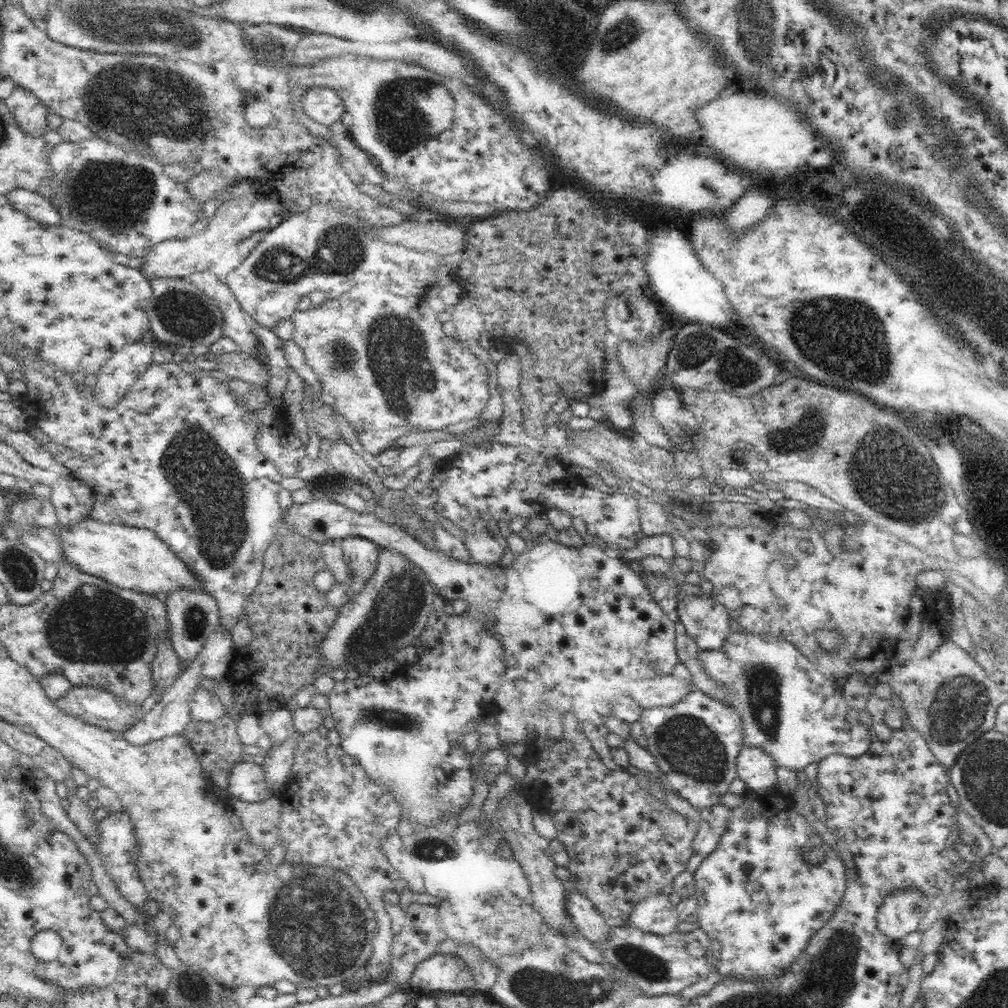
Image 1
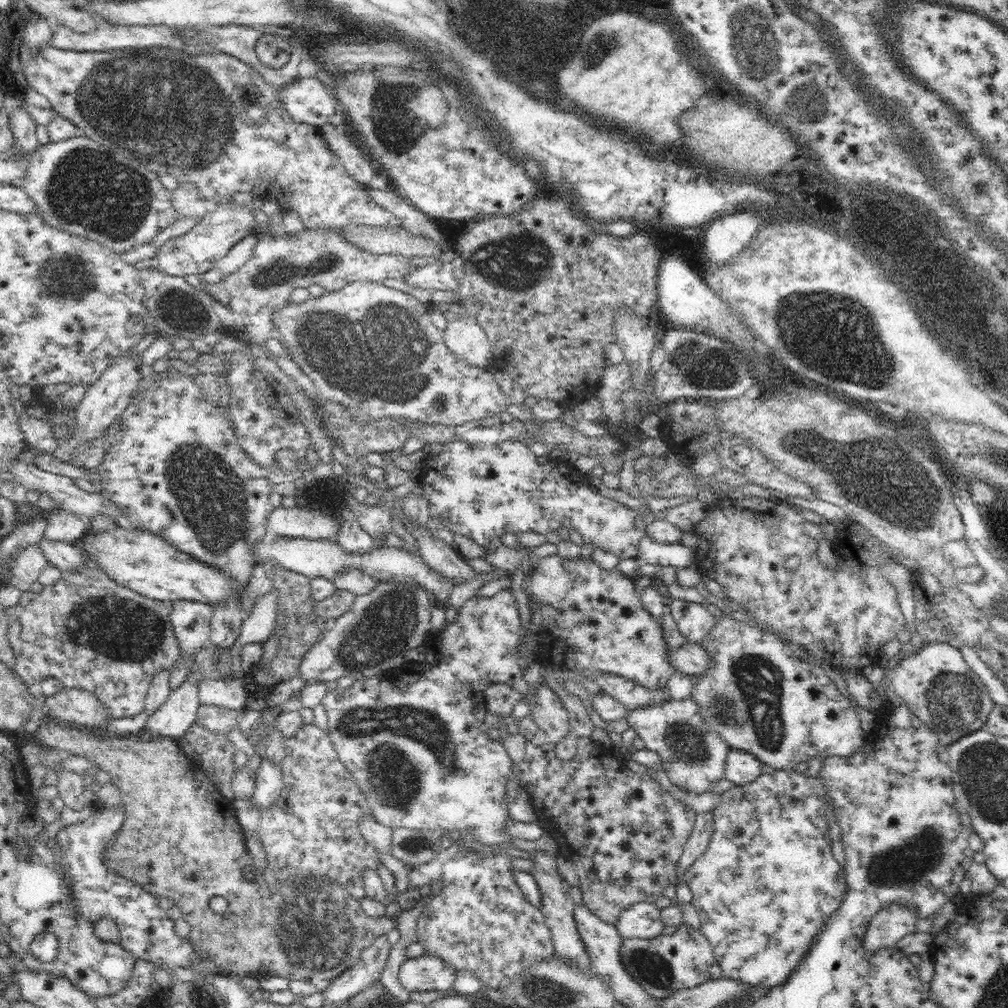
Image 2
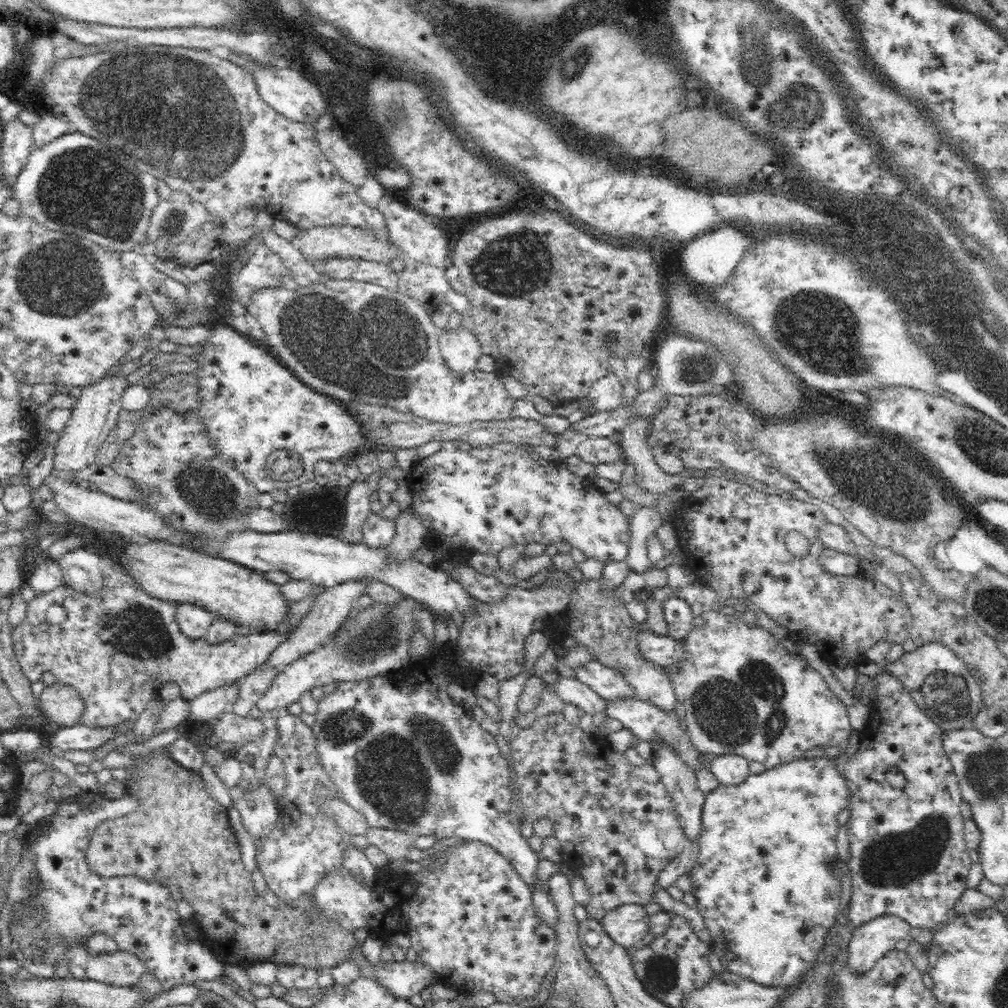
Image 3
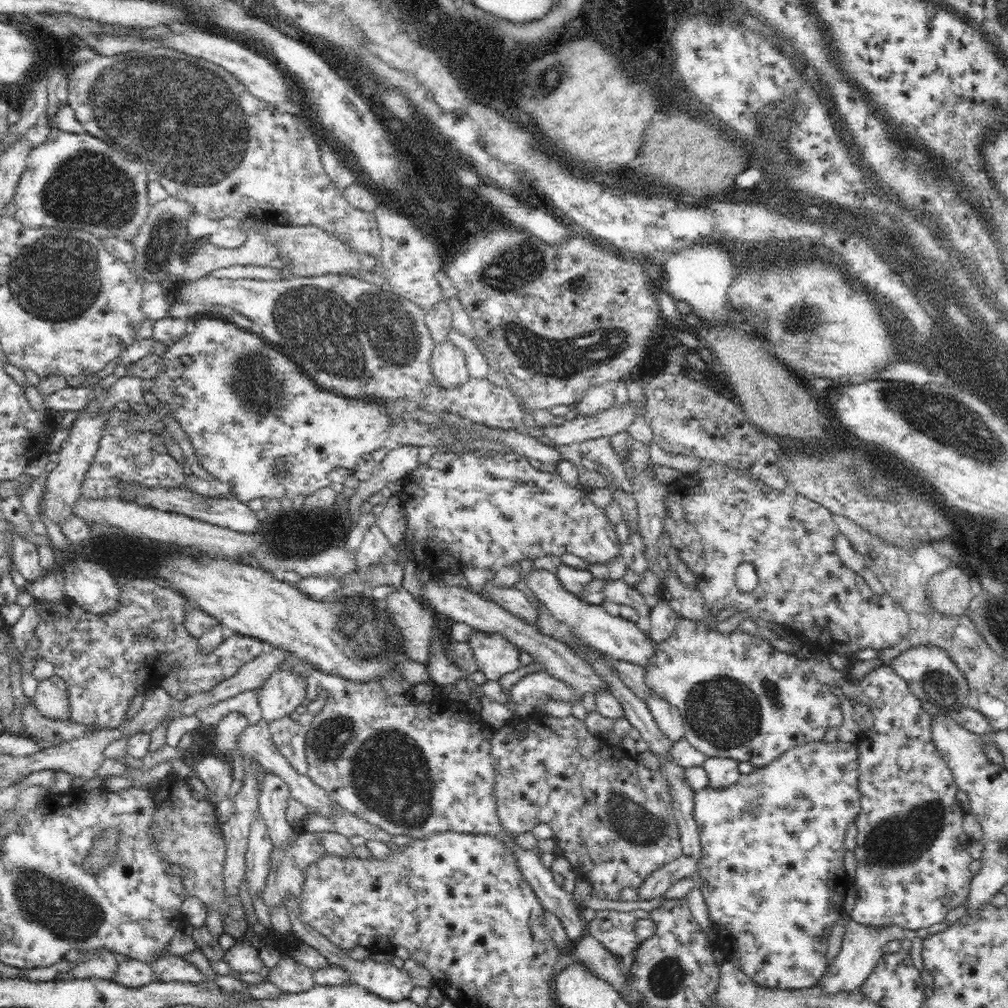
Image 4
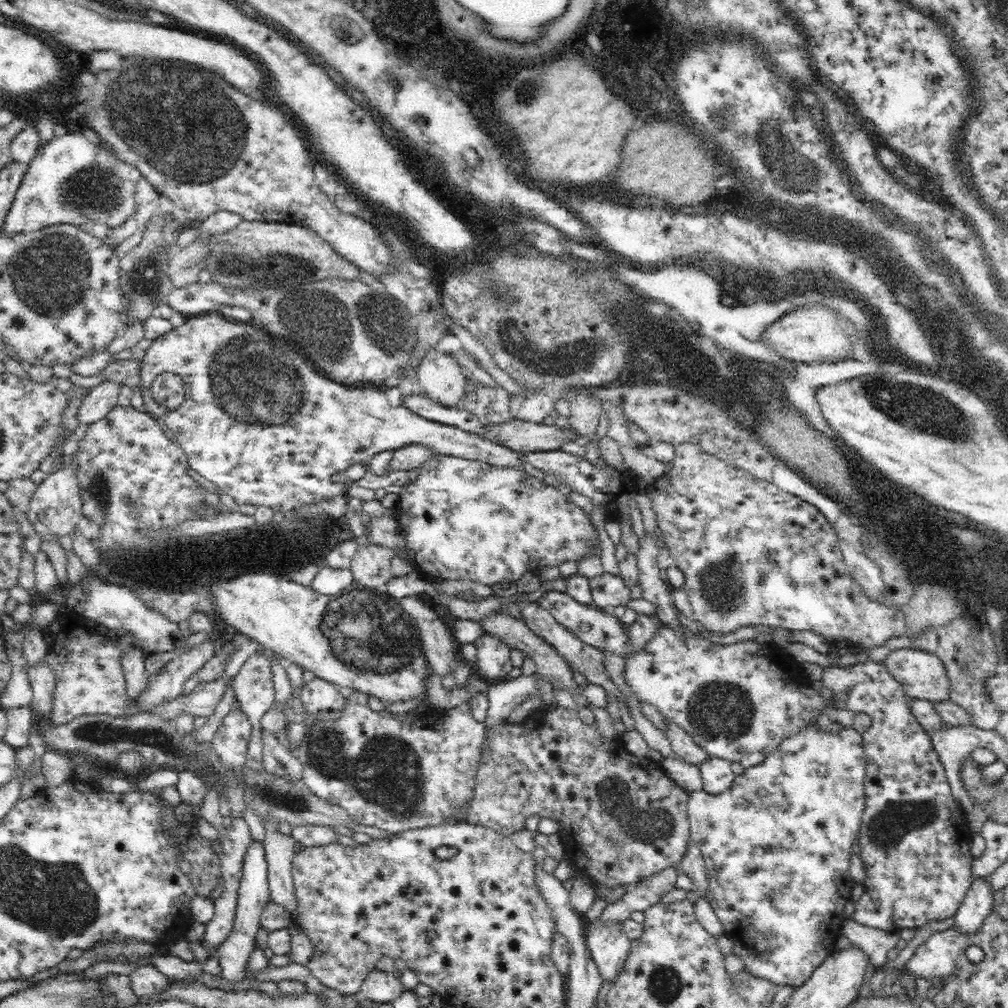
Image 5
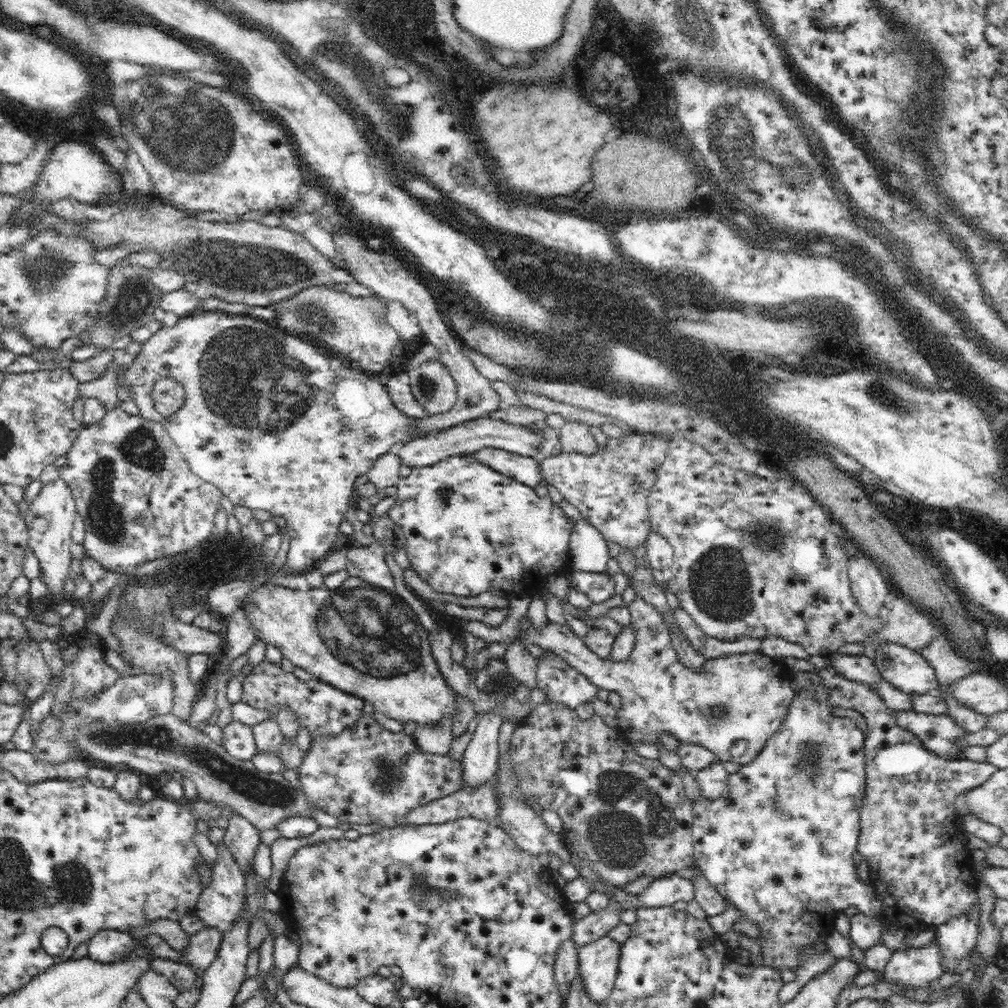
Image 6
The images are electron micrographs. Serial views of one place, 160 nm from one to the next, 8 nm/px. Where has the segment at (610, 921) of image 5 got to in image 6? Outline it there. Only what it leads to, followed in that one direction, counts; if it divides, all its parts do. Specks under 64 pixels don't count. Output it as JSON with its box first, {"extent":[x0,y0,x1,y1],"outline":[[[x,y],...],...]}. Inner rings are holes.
{"extent":[577,934,622,1002],"outline":[[[606,934],[577,947],[584,984],[598,1002],[608,998],[614,988],[622,945],[612,935]]]}

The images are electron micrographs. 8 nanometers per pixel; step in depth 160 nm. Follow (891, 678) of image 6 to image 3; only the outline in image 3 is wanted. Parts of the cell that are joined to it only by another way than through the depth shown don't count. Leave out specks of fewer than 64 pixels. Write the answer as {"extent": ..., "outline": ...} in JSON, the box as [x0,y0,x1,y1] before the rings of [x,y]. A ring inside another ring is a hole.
{"extent":[886,641,984,733],"outline":[[[930,641],[914,651],[906,651],[897,661],[886,664],[886,672],[902,683],[902,689],[944,733],[973,726],[984,705],[982,683],[966,669],[966,660],[940,641]]]}

